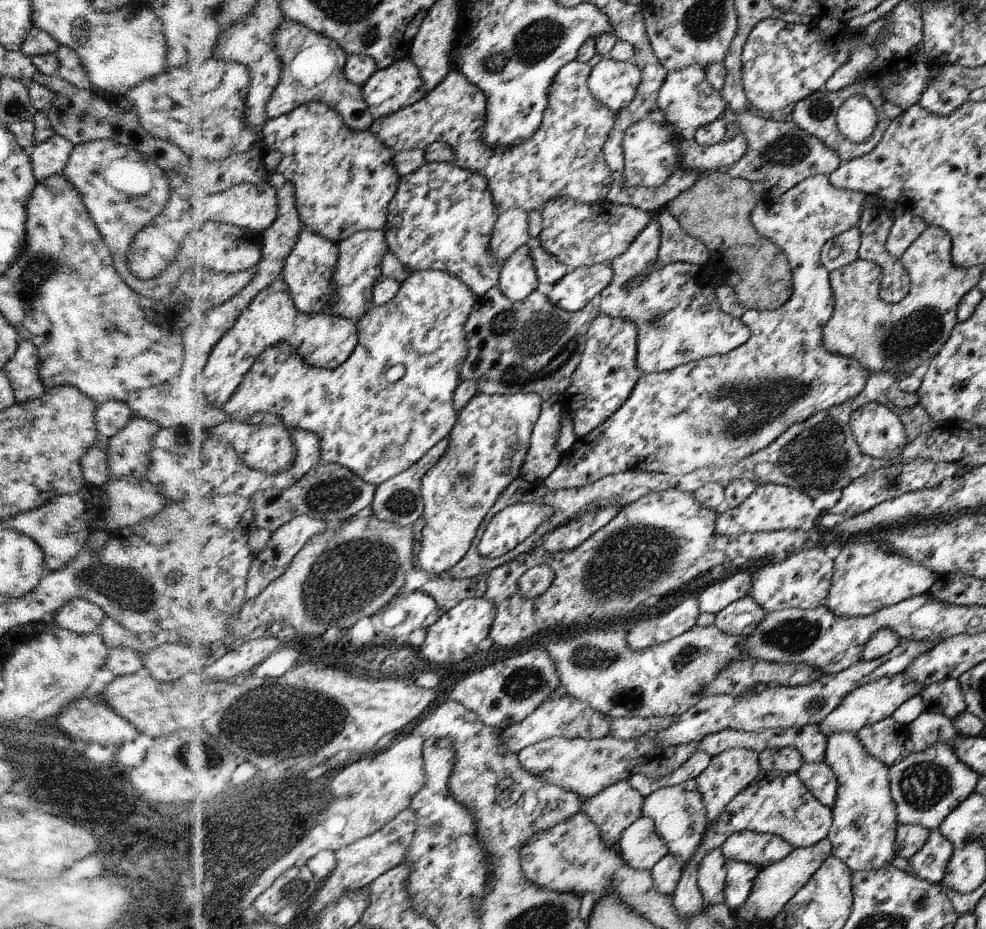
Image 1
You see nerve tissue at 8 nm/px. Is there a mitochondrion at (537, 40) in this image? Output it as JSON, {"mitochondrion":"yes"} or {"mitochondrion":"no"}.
{"mitochondrion":"yes"}

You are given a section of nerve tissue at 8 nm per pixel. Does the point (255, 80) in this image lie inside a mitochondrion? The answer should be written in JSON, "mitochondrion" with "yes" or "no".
{"mitochondrion":"no"}

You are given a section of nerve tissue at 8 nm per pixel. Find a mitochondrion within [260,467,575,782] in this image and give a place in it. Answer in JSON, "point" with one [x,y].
{"point":[348,577]}

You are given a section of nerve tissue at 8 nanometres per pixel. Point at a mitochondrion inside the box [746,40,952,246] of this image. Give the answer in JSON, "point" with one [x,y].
{"point":[790,150]}

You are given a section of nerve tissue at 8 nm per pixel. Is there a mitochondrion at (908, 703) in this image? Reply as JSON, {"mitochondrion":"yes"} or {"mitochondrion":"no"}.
{"mitochondrion":"no"}

